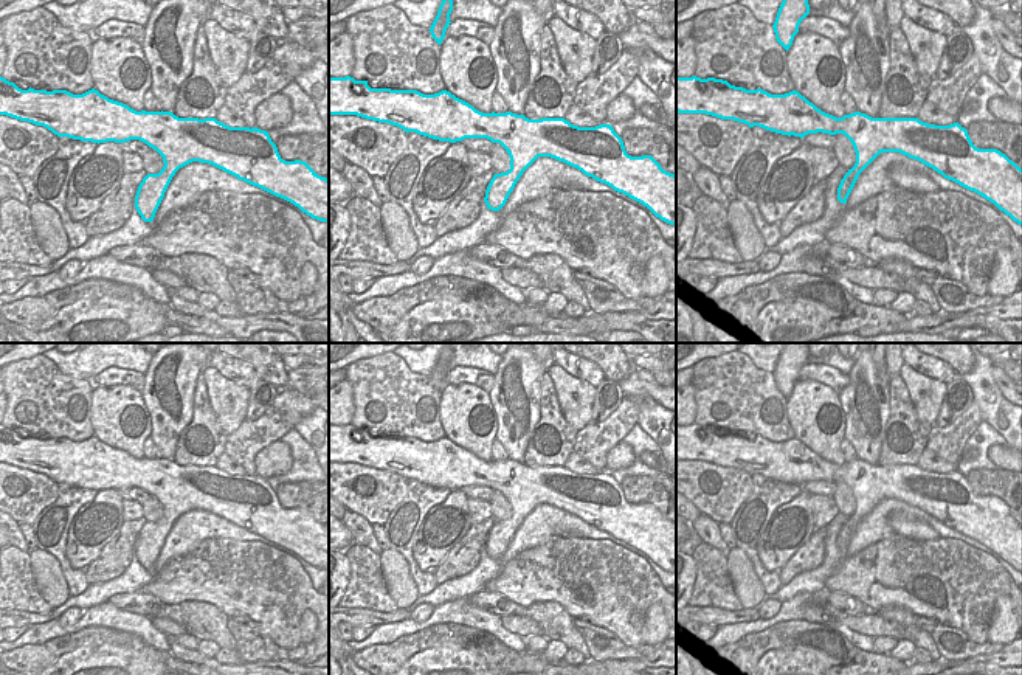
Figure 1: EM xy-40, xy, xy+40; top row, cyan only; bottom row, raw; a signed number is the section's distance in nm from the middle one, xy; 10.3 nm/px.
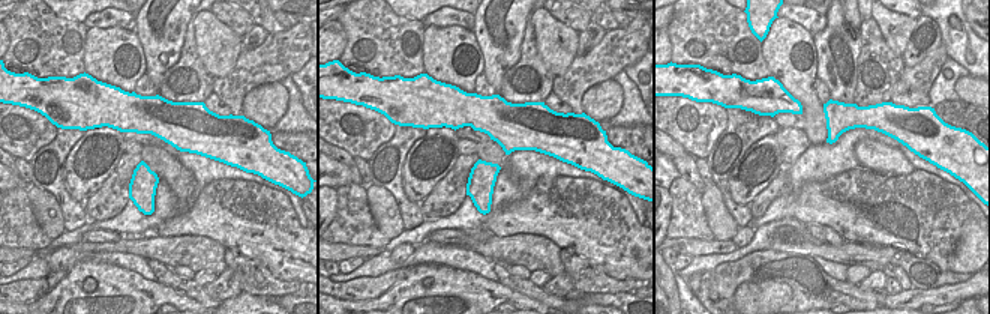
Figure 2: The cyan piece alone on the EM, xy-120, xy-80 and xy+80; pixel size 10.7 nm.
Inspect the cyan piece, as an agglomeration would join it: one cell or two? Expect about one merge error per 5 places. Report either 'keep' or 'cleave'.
keep

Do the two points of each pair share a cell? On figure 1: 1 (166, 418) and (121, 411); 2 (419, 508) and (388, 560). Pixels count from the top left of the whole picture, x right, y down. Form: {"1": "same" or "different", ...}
{"1": "different", "2": "different"}

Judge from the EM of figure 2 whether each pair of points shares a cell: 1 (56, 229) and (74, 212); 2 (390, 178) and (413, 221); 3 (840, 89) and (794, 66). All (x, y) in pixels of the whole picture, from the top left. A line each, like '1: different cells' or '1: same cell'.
1: different cells
2: same cell
3: different cells

